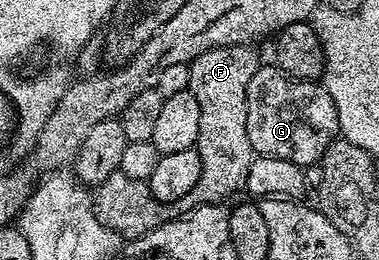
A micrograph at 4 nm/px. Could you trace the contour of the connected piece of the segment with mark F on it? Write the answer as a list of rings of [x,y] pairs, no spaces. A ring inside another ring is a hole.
[[[234,44],[228,48],[214,48],[205,50],[189,65],[188,89],[197,98],[201,106],[201,130],[199,131],[199,157],[201,158],[201,178],[197,178],[197,186],[185,194],[177,202],[161,202],[153,198],[150,194],[139,196],[140,181],[129,178],[123,172],[114,172],[105,178],[105,182],[98,185],[93,192],[93,203],[95,205],[95,217],[102,222],[109,230],[113,230],[118,236],[123,237],[124,241],[136,240],[139,236],[149,234],[157,226],[161,226],[170,220],[176,220],[178,216],[184,216],[187,212],[192,212],[194,208],[199,208],[203,204],[219,204],[222,200],[230,200],[236,195],[235,191],[240,191],[245,182],[245,174],[249,174],[249,166],[253,159],[253,153],[249,146],[249,134],[245,126],[247,117],[247,87],[249,78],[257,74],[261,66],[261,60],[255,53],[254,47],[245,44]]]

